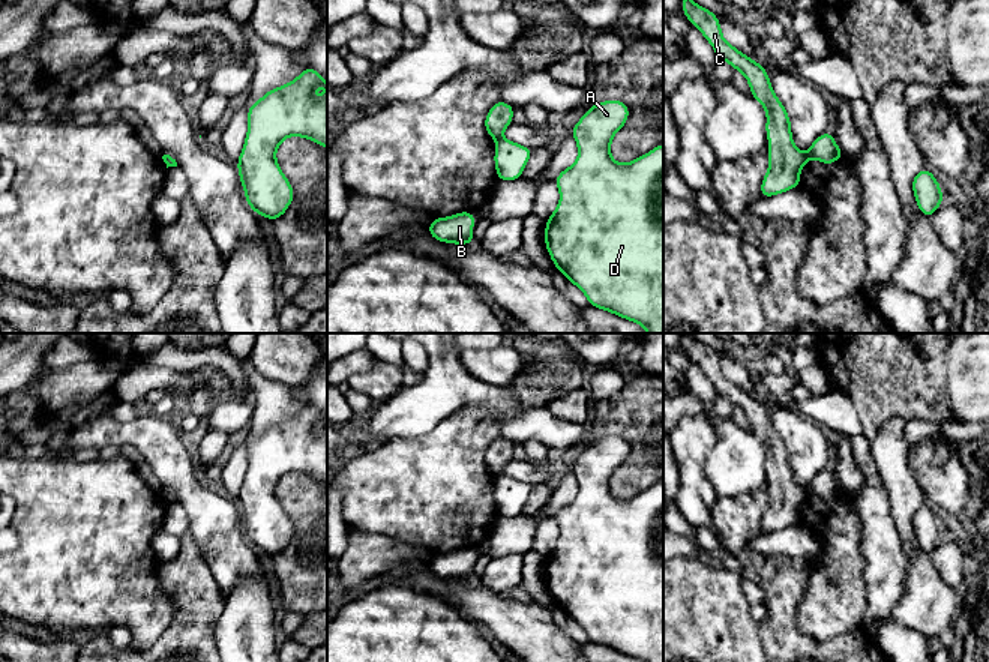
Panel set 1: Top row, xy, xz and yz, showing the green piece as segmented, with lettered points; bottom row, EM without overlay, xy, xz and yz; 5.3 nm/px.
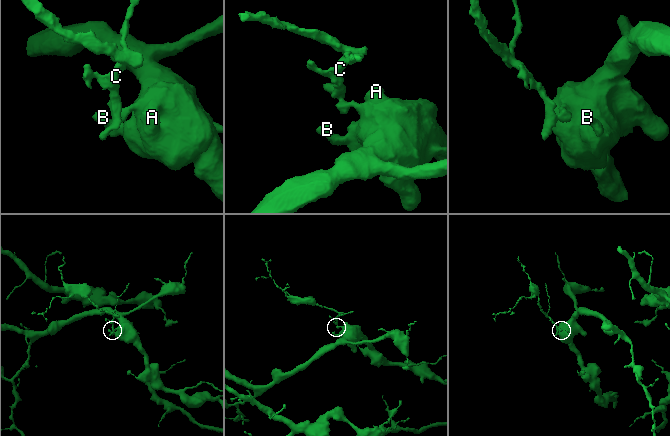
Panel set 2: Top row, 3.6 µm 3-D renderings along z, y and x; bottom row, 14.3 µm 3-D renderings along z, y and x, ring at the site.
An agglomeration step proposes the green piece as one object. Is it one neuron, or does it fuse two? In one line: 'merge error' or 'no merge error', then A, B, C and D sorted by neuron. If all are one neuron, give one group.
merge error; groups A B D / C

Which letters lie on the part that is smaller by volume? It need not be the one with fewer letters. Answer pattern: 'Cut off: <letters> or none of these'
Cut off: C

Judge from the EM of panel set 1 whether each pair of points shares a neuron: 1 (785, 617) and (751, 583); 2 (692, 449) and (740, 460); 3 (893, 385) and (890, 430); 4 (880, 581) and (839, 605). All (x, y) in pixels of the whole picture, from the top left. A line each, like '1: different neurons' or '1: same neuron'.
1: different neurons
2: different neurons
3: different neurons
4: different neurons

